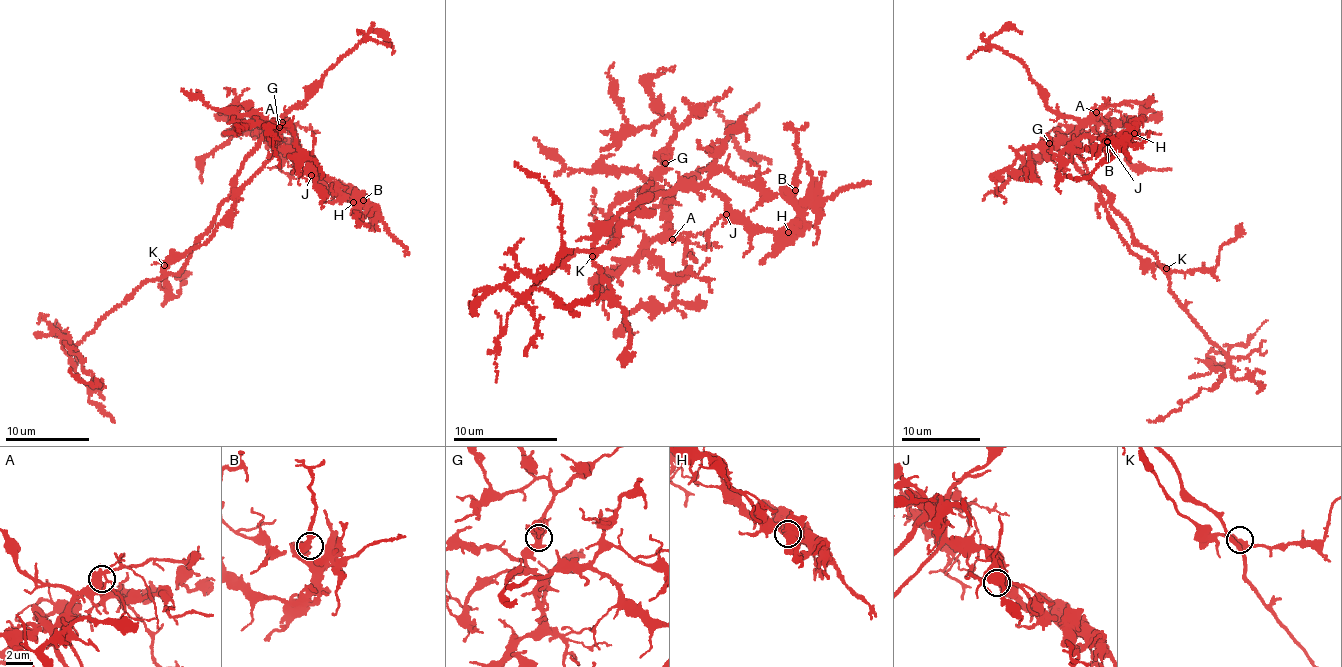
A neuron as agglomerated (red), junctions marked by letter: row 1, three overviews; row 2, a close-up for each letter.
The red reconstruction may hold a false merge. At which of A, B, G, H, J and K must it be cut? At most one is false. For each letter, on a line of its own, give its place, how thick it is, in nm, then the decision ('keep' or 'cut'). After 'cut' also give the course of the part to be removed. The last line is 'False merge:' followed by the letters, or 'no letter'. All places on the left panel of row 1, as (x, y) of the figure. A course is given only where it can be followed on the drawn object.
A: (282, 122) | 480 nm | keep
B: (363, 200) | 800 nm | keep
G: (279, 127) | 480 nm | keep
H: (353, 202) | 850 nm | cut | (354, 203), (363, 203), (357, 205), (362, 224), (354, 211)
J: (311, 175) | 400 nm | keep
K: (164, 265) | 320 nm | keep
False merge: H

